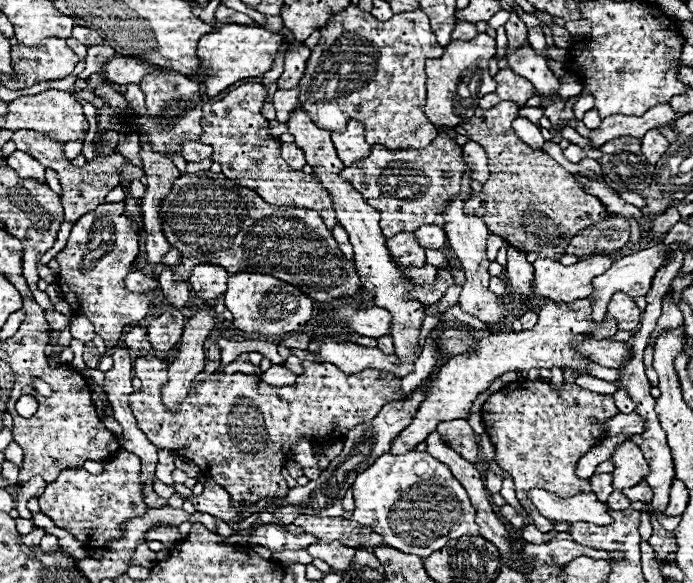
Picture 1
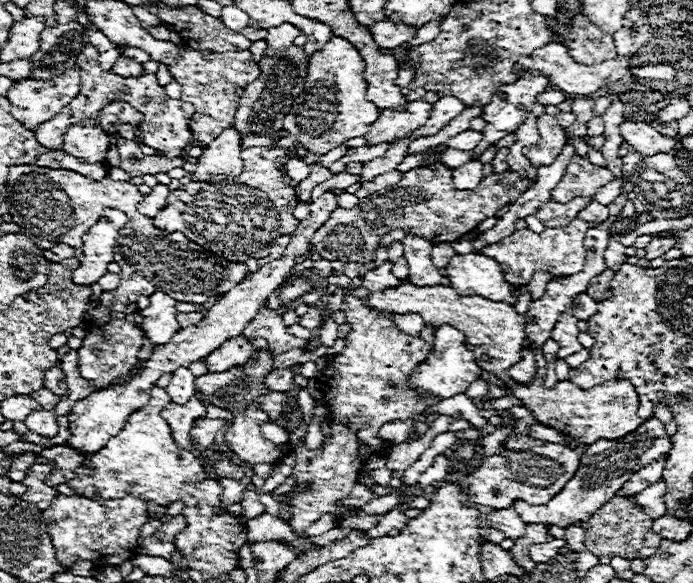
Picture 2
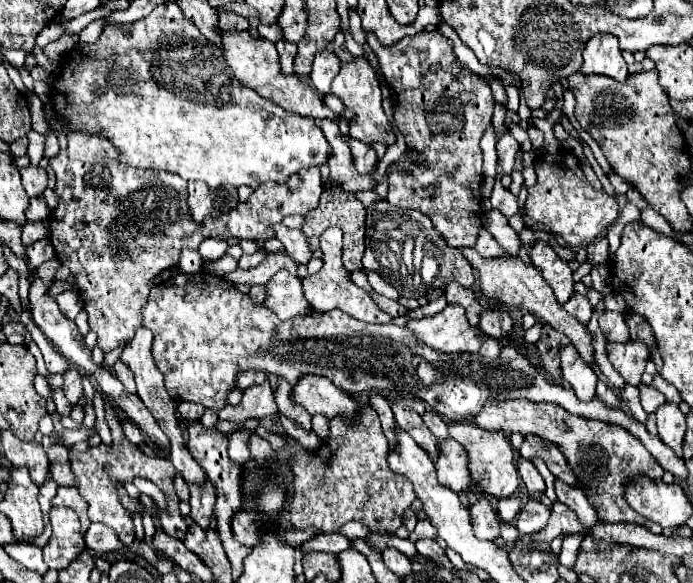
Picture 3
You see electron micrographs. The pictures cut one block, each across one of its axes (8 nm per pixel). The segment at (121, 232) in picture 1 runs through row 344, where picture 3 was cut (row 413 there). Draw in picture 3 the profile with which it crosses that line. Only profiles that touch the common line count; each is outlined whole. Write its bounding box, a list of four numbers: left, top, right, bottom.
[72,402,186,544]

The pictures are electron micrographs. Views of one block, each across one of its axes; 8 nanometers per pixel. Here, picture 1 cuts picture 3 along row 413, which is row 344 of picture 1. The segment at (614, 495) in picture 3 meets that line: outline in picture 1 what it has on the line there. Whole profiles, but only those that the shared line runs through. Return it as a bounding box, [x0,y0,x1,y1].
[390,300,618,454]

